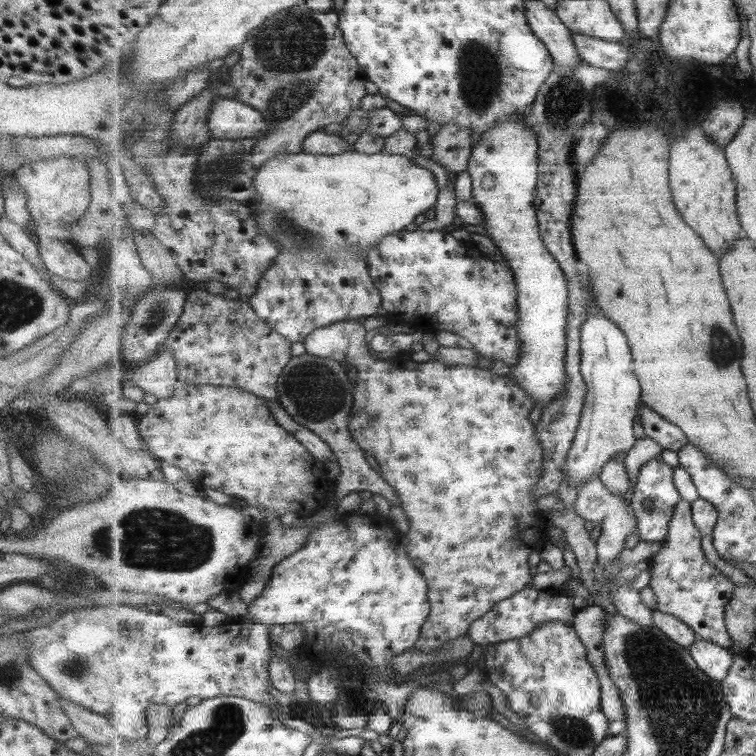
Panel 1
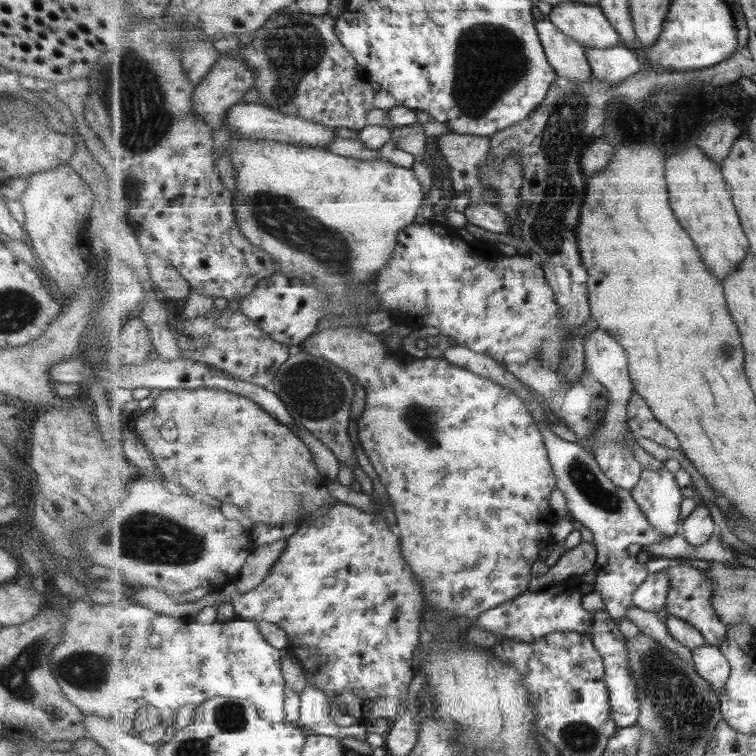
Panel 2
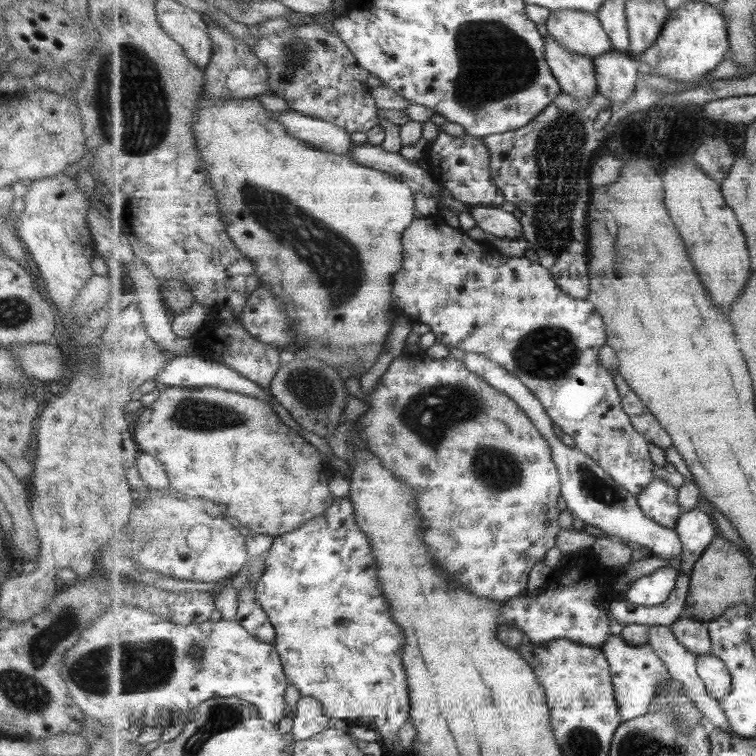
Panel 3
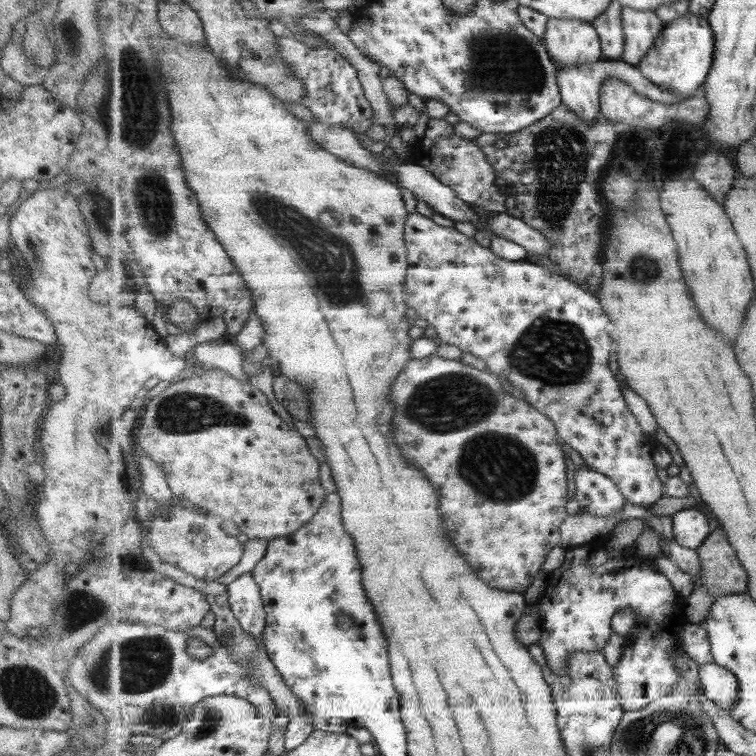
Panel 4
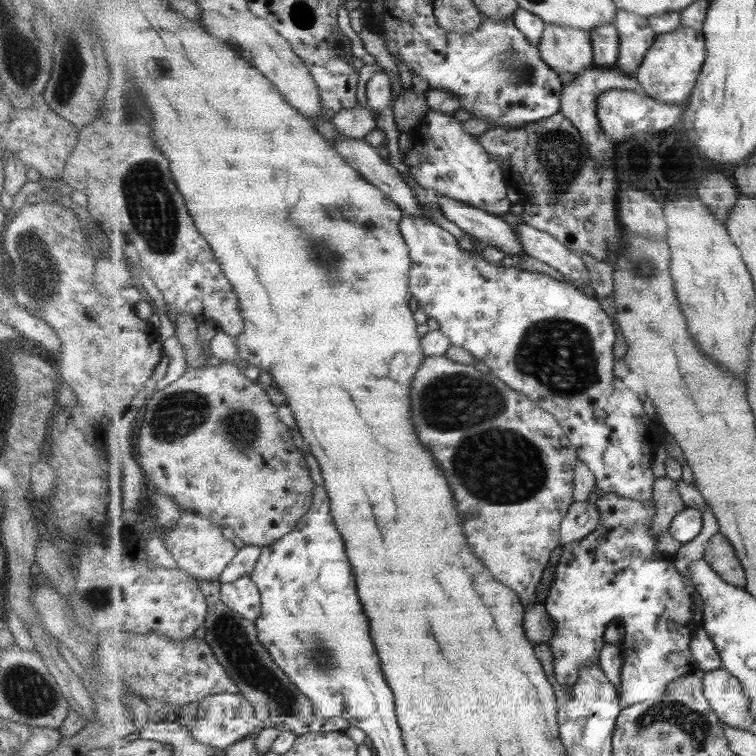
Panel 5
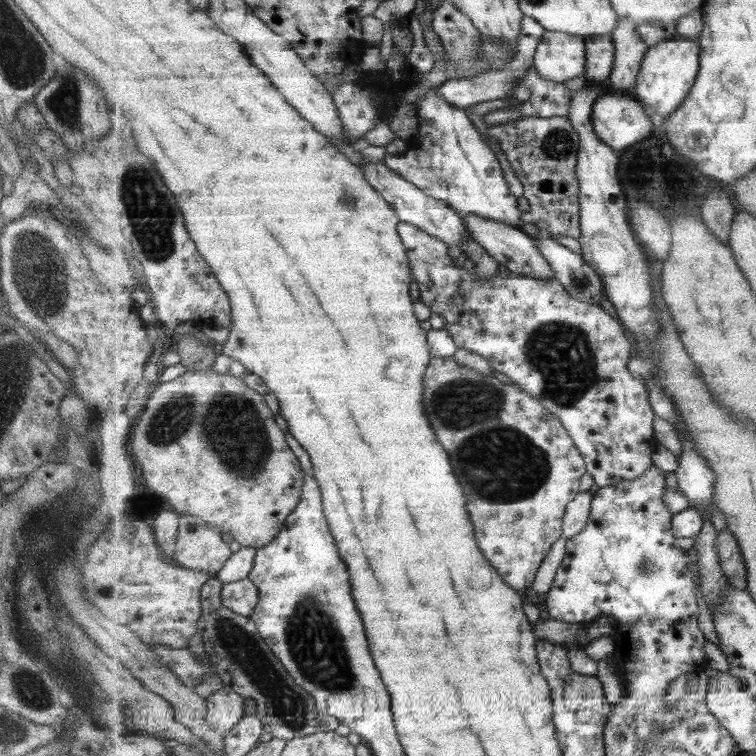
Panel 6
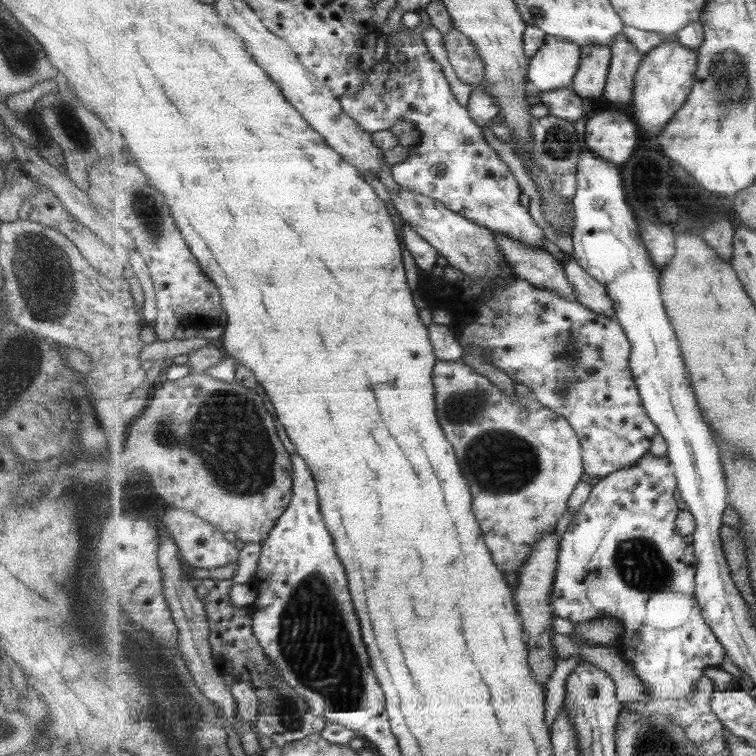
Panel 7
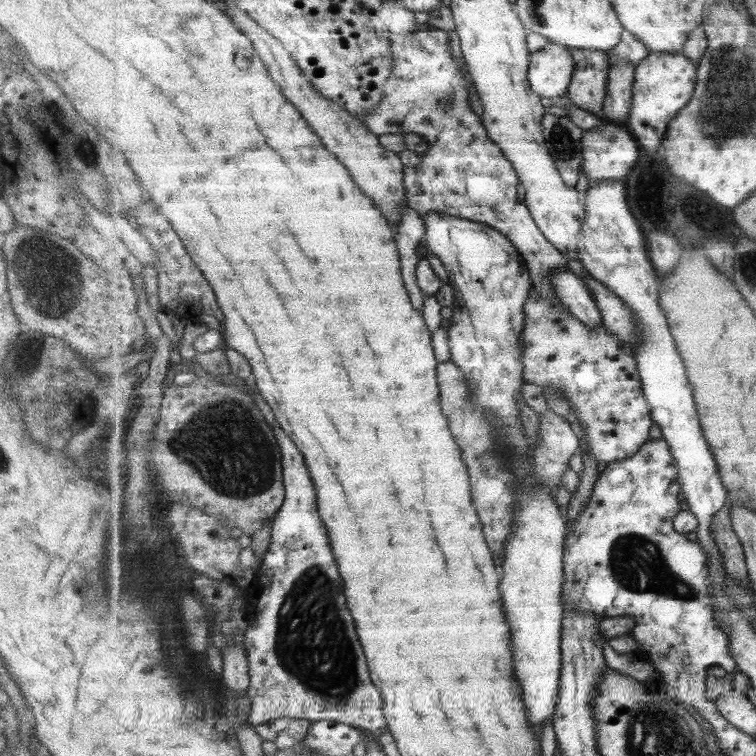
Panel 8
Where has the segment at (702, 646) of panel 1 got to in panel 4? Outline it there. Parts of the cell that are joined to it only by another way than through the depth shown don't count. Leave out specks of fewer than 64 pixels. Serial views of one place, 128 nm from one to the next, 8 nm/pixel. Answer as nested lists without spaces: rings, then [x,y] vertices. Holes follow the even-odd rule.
[[[717,662],[701,665],[700,680],[704,693],[719,707],[731,711],[739,702],[739,680],[727,667]]]

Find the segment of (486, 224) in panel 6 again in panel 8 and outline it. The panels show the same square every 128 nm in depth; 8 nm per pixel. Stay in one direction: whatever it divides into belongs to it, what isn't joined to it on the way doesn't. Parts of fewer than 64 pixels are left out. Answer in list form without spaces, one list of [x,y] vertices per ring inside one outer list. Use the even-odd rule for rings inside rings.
[[[557,269],[551,277],[550,284],[558,300],[568,307],[576,318],[582,320],[585,326],[603,326],[599,307],[596,306],[596,301],[583,278],[573,274],[569,269]]]

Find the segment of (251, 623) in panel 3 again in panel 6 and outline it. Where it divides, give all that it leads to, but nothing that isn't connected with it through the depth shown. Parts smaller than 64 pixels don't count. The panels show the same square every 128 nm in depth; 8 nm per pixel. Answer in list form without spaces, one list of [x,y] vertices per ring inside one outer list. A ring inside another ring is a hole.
[[[250,578],[224,584],[223,604],[237,614],[250,617],[255,612],[259,599],[259,588]]]

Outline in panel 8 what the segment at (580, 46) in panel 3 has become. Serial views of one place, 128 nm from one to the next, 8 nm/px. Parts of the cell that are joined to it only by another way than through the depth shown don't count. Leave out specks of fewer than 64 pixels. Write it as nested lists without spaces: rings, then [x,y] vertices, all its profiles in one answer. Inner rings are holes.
[[[548,42],[543,50],[531,53],[528,78],[540,97],[555,101],[568,94],[575,69],[571,48]]]

